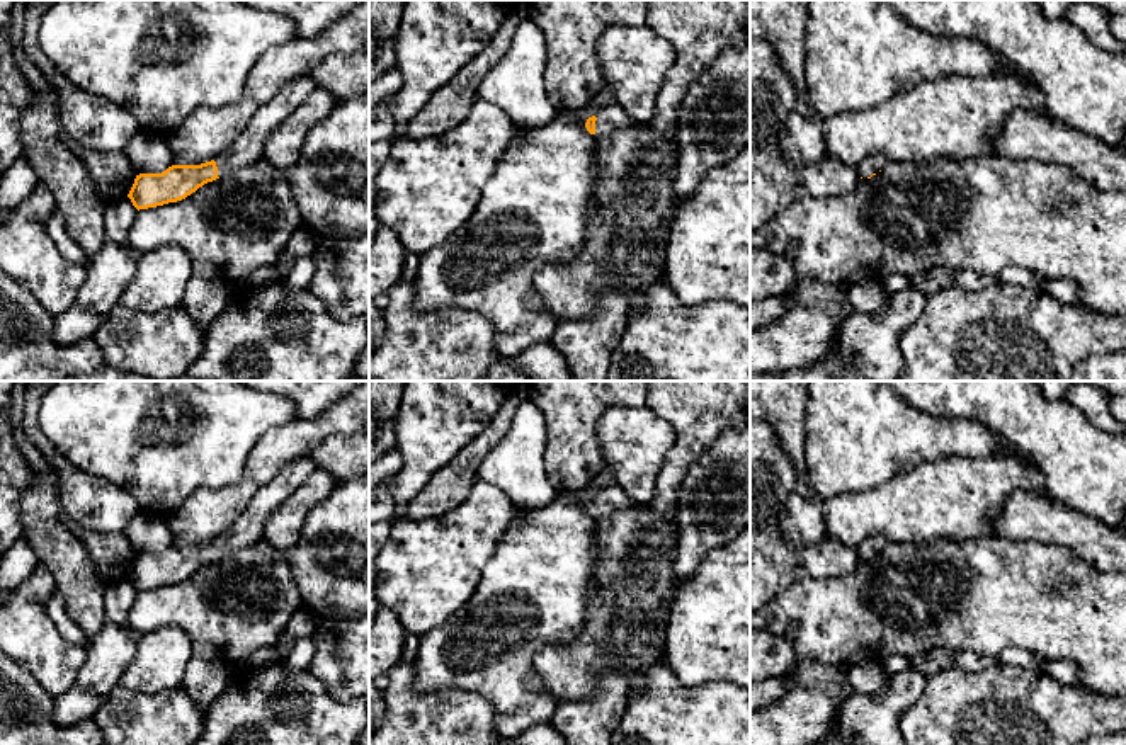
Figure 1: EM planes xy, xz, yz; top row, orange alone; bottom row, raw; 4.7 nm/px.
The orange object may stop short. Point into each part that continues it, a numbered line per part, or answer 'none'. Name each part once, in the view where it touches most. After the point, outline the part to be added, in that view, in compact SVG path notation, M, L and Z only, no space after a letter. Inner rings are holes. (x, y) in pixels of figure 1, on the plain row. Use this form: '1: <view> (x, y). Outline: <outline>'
1: xz (613, 500). Outline: M617 483L595 493L595 517L612 517L616 514L643 512L643 507L634 502Z

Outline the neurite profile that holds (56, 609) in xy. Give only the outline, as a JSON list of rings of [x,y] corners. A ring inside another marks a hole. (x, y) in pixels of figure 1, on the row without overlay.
[[[56,590],[51,595],[51,599],[46,602],[46,611],[65,640],[82,646],[83,650],[90,648],[92,640],[68,616],[65,597],[61,595],[61,592]]]

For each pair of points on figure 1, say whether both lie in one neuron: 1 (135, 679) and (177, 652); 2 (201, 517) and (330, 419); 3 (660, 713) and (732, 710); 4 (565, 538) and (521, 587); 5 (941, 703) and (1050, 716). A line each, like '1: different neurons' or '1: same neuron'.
1: same neuron
2: same neuron
3: same neuron
4: same neuron
5: same neuron

